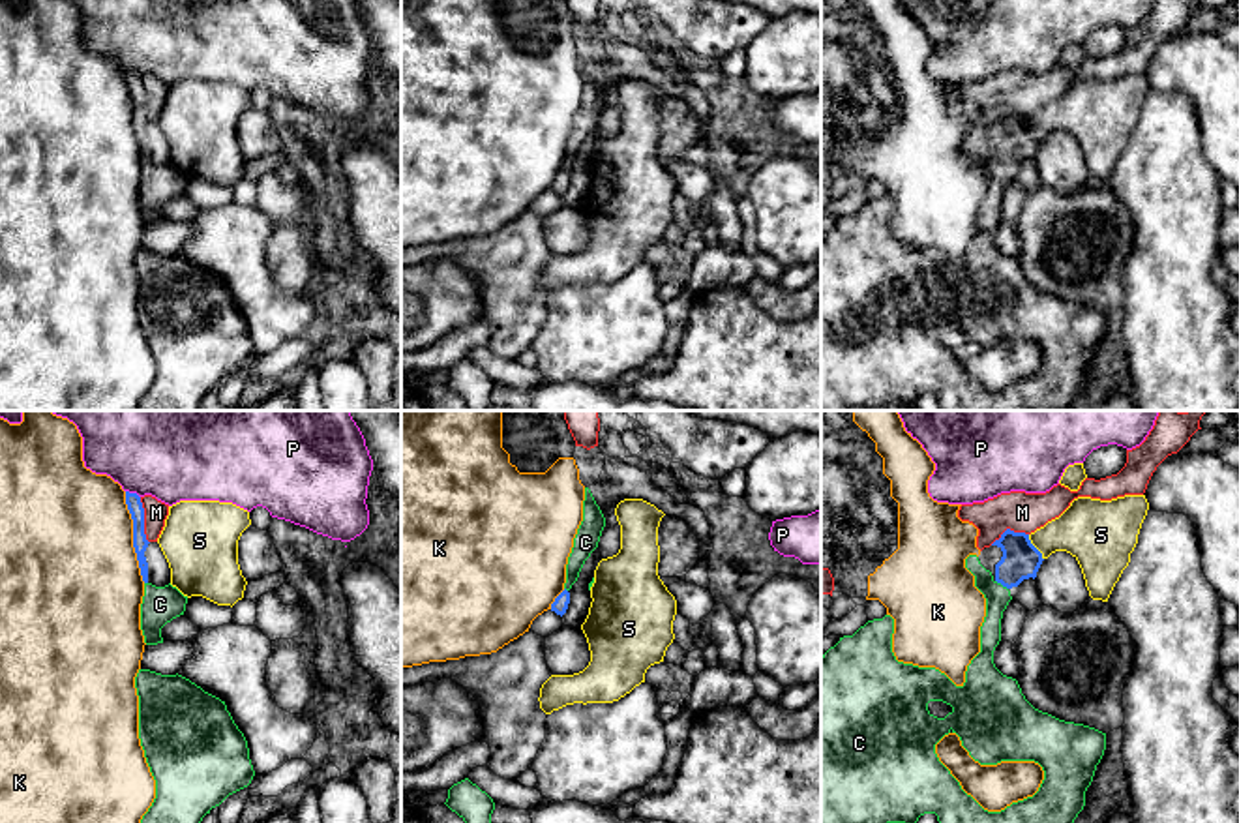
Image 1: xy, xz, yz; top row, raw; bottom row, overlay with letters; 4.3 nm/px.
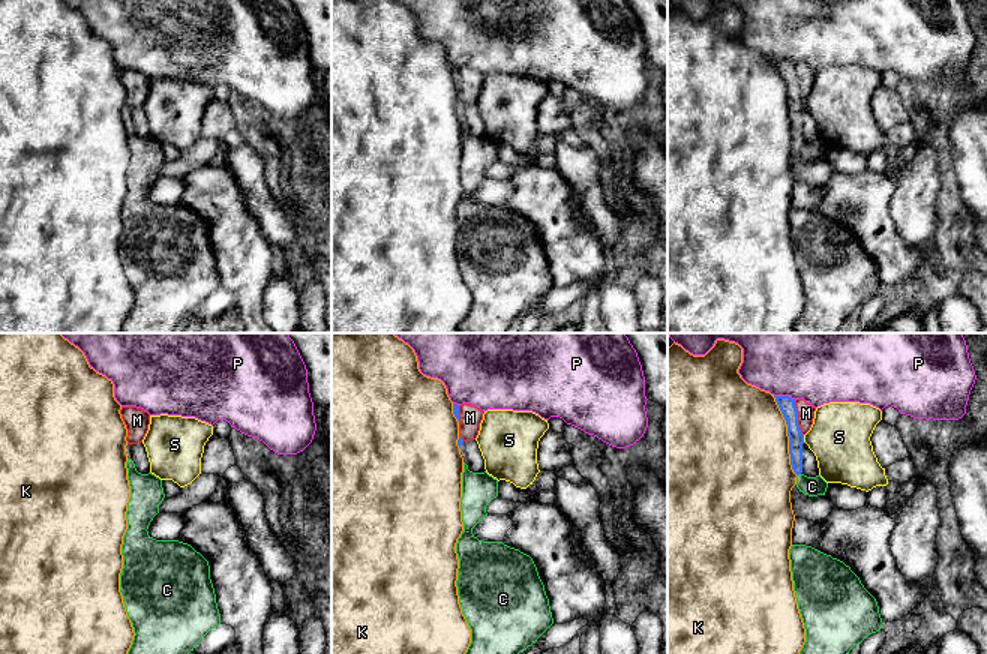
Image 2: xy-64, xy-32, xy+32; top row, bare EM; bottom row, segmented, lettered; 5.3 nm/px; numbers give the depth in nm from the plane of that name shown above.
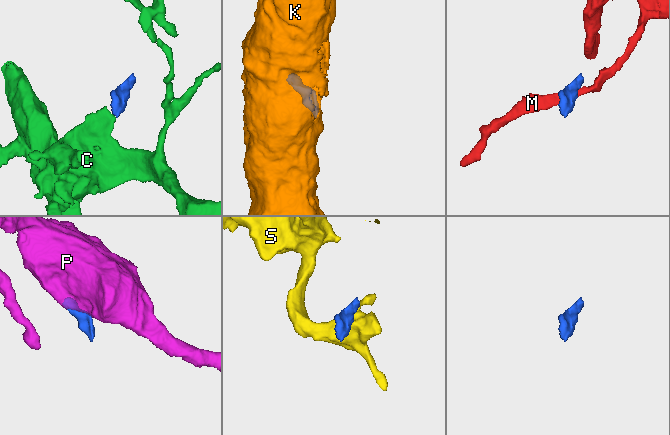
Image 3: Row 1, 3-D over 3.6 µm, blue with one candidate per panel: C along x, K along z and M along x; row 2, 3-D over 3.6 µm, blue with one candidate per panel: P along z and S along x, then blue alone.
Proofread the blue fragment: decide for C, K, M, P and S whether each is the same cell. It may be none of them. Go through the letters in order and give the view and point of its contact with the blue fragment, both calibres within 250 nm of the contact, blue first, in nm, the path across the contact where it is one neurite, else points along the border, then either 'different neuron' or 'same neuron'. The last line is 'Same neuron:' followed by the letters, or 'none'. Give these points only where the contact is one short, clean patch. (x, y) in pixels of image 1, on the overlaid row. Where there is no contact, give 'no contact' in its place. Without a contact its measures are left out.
C: meets blue in yz at (1001, 583); 160 nm thick on the blue side, 110 nm on the other; runs through yz (1020, 559), (1001, 583), (998, 597); same neuron
K: meets blue in xy at (134, 537); 70 nm thick on the blue side, 500 nm on the other; different neuron
M: meets blue in xy at (143, 520); 70 nm thick on the blue side, 100 nm on the other; border along xy (139, 497), (145, 538), (149, 542); different neuron
P: meets blue in xy at (134, 493); 70 nm thick on the blue side, 480 nm on the other; different neuron
S: meets blue in yz at (1035, 548); 160 nm thick on the blue side, 280 nm on the other; border along yz (1028, 535), (1043, 559); different neuron
Same neuron: C

